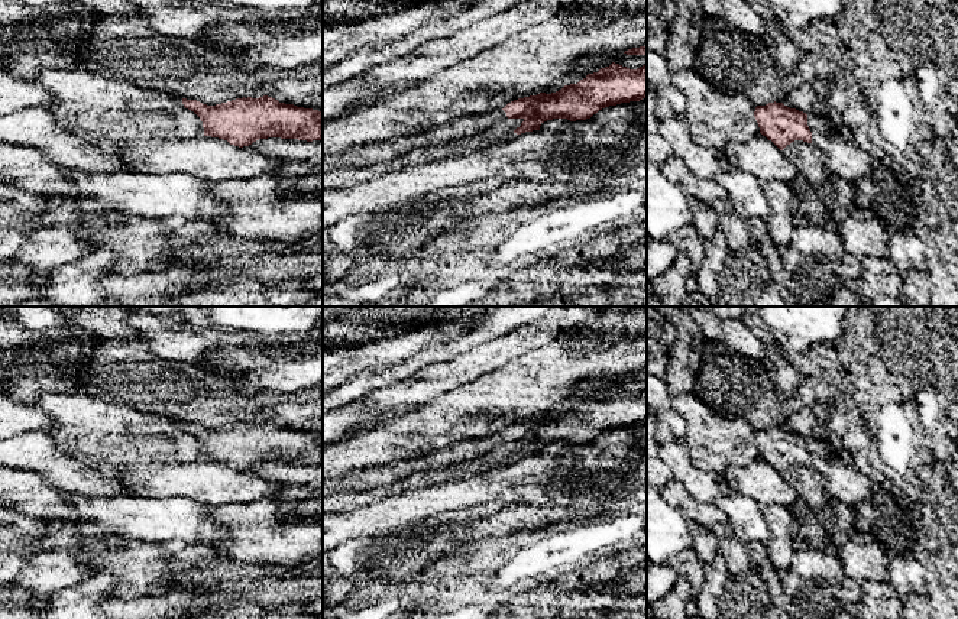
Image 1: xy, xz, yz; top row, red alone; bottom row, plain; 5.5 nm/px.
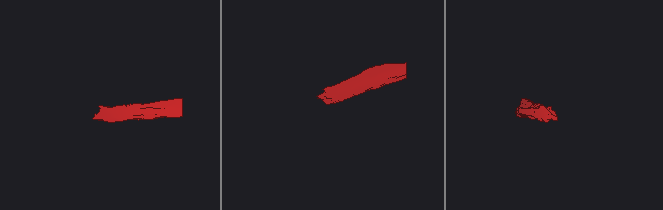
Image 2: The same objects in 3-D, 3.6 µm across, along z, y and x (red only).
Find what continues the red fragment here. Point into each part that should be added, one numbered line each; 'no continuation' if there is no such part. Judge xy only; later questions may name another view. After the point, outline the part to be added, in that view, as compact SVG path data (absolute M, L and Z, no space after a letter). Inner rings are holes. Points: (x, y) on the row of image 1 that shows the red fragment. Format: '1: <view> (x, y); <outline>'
no continuation

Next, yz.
no continuation

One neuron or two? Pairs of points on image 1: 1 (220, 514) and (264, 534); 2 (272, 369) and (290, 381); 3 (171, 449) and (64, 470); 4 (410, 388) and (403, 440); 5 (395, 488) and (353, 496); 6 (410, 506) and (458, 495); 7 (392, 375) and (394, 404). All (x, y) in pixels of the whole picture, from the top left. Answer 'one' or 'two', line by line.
1: one
2: one
3: two
4: two
5: one
6: one
7: two

